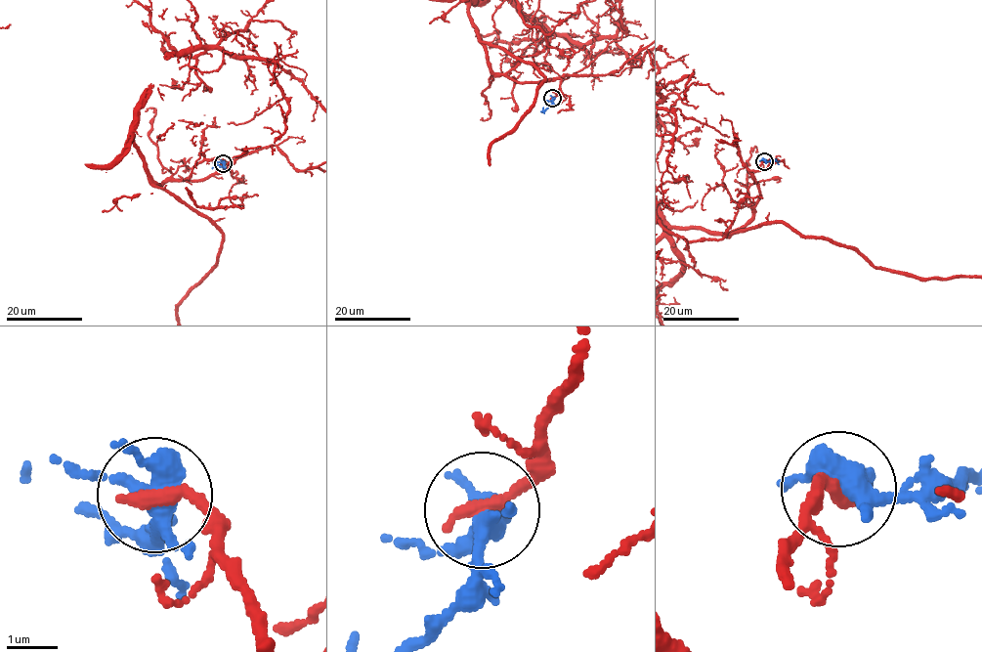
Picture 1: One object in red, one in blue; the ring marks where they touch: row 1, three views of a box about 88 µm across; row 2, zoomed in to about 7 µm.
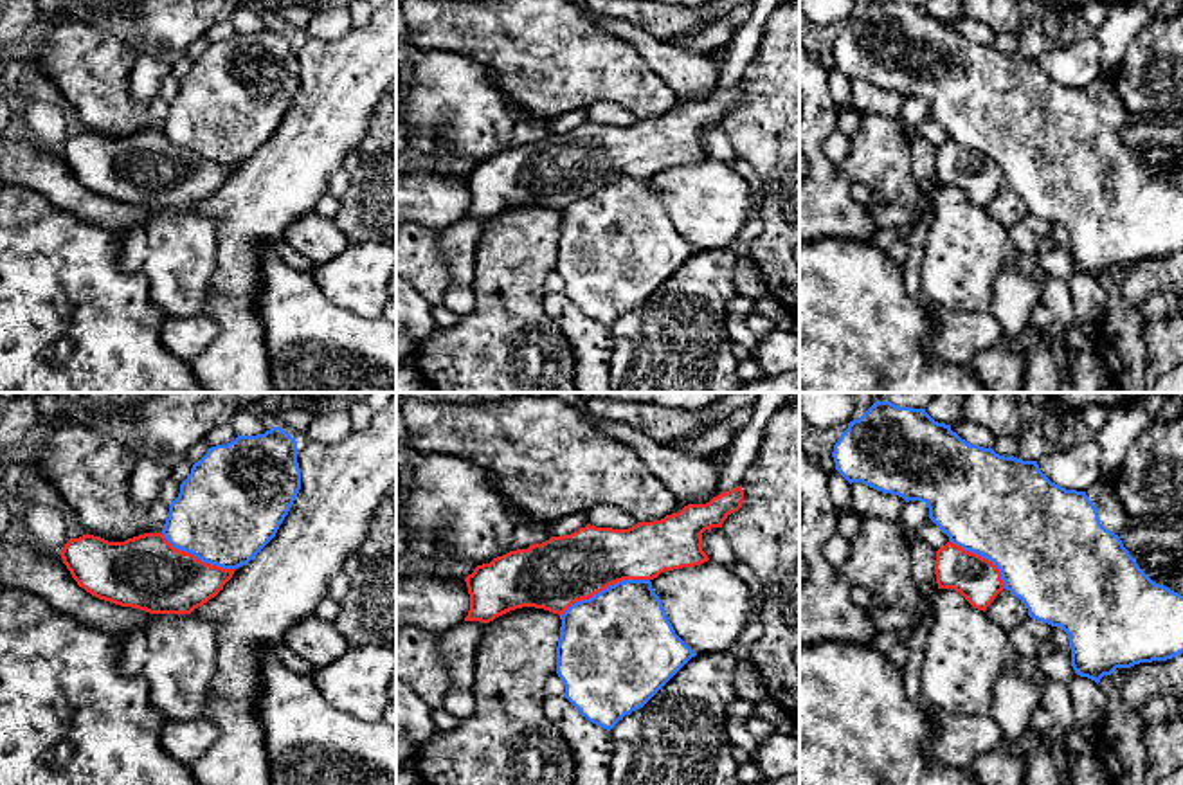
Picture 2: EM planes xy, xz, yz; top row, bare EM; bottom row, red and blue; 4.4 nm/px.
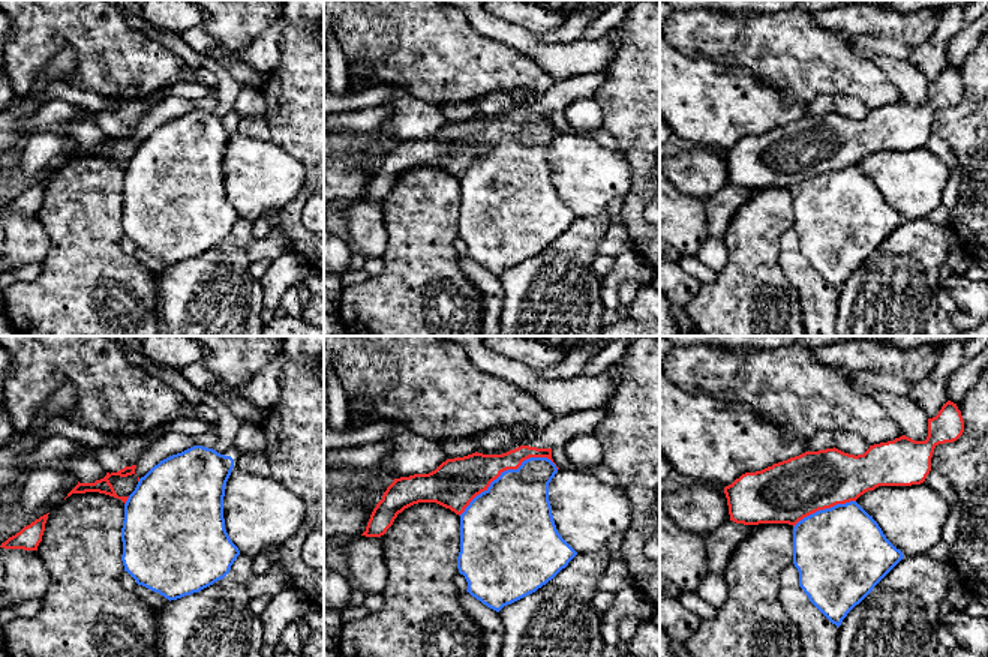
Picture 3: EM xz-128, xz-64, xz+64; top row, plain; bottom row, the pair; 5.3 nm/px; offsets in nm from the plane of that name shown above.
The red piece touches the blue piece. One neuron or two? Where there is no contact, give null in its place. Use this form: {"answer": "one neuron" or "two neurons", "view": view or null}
{"answer": "two neurons", "view": "xz"}

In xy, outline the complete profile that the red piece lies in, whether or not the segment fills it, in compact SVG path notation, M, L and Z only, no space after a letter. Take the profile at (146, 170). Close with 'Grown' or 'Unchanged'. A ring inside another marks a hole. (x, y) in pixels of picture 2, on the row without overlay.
M86 130L70 135L59 151L77 182L92 193L149 211L191 211L236 167L175 146L162 130L124 139Z. Unchanged

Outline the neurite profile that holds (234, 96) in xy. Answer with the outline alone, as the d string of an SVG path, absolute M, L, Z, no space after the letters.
M281 23L216 41L193 61L169 101L166 137L198 157L223 166L247 162L275 133L301 86L297 38Z

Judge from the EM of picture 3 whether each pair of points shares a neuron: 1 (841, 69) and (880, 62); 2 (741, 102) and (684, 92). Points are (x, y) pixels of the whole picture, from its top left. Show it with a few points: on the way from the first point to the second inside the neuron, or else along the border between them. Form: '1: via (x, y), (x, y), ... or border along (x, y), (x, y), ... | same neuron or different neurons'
1: border along (870, 59), (897, 90) | different neurons
2: via (727, 102), (703, 101), (697, 96) | same neuron

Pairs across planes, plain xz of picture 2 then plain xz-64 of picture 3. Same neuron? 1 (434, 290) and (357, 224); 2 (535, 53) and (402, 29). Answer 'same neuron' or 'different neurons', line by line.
1: different neurons
2: same neuron

